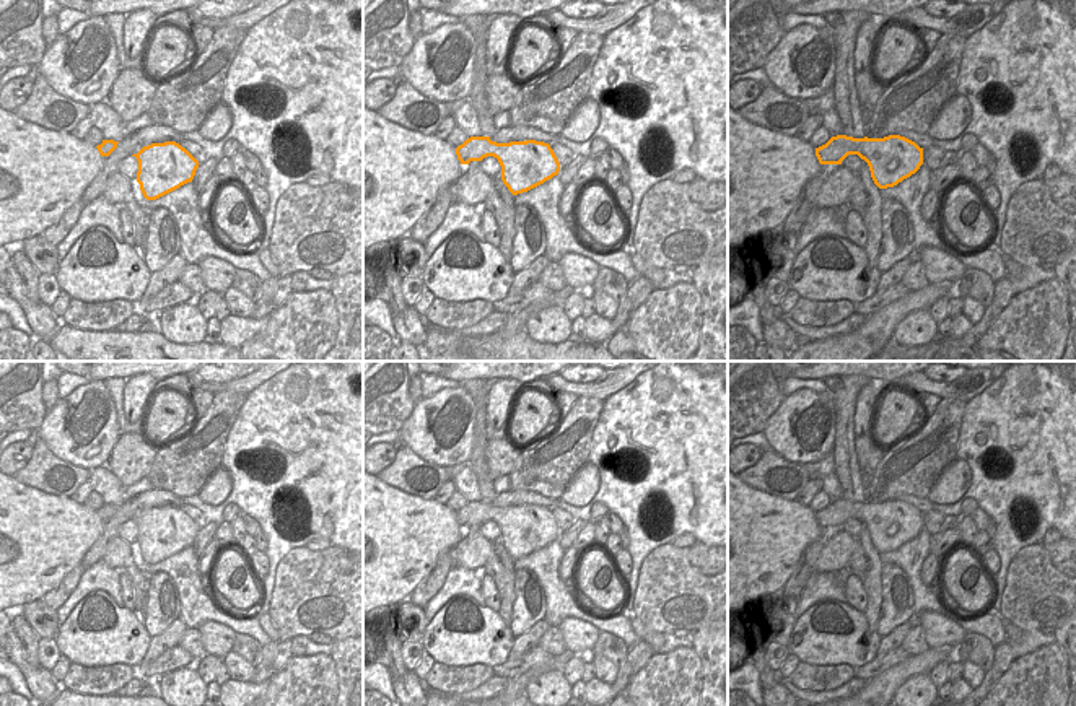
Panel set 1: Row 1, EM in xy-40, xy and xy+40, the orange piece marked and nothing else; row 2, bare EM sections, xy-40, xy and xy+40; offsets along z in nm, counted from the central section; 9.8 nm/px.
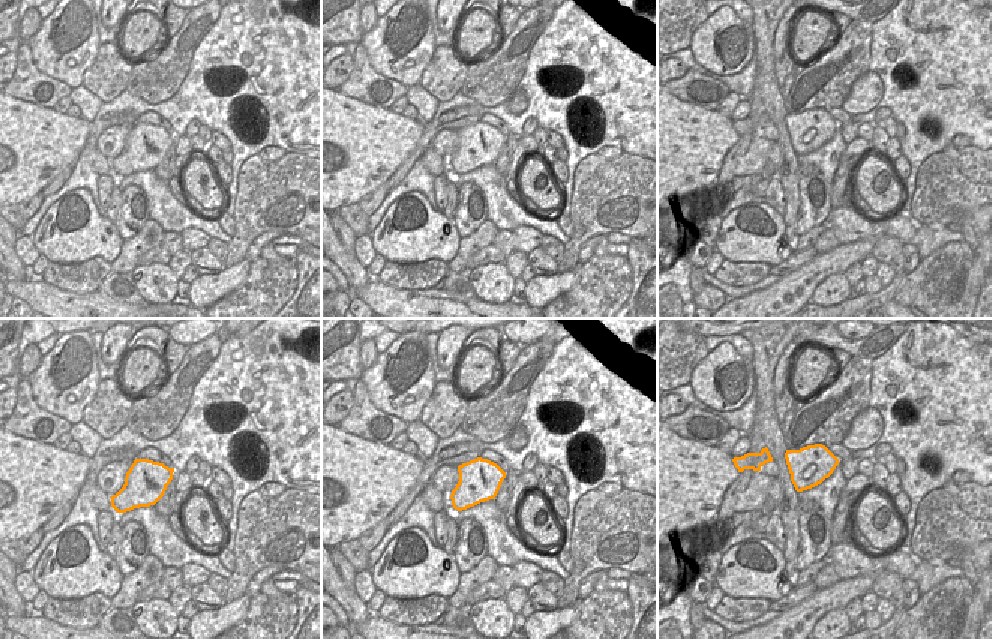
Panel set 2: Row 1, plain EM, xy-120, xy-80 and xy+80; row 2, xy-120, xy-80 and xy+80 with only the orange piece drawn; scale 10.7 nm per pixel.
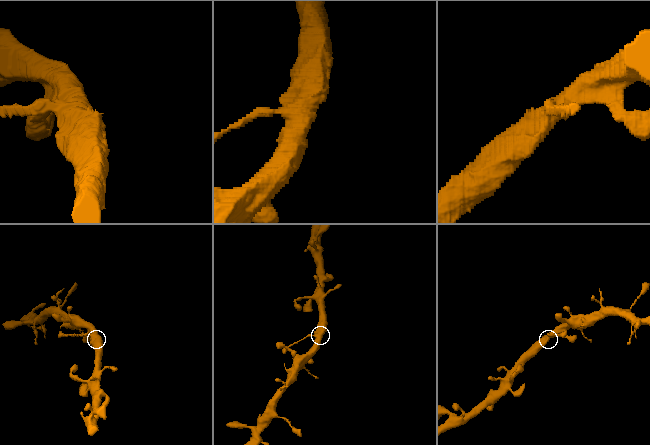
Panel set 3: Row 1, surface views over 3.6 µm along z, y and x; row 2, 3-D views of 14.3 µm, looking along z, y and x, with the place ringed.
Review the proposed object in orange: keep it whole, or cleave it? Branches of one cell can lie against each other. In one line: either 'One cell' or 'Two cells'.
One cell.

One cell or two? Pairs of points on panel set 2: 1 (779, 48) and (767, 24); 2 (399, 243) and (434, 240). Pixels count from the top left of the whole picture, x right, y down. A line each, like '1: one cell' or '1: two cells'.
1: two cells
2: one cell

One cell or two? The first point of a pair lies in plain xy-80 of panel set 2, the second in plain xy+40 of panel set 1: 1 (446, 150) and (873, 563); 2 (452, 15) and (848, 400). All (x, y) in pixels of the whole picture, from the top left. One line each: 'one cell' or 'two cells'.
1: two cells
2: two cells

